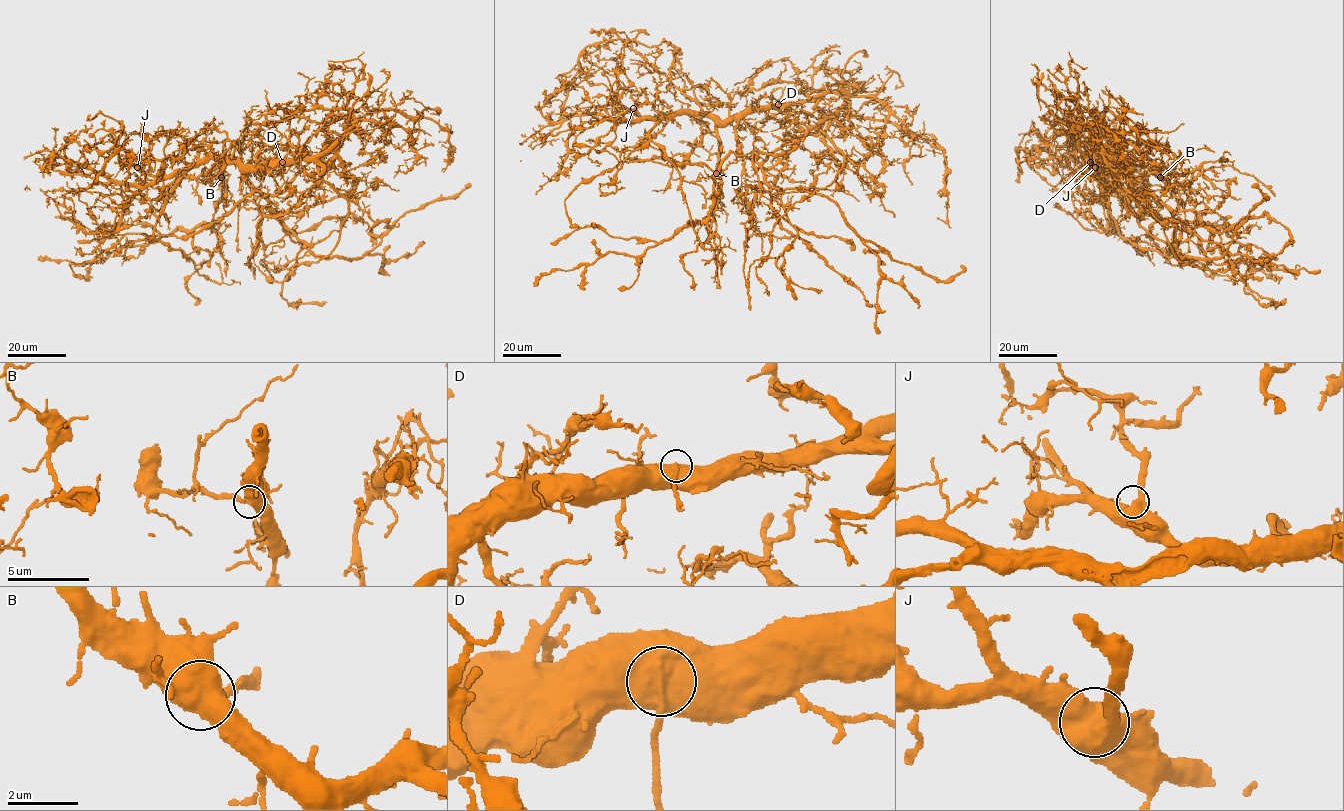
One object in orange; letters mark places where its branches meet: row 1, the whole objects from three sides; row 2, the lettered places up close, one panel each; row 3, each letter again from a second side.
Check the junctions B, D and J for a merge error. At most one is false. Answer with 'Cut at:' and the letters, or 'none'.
Cut at: D

